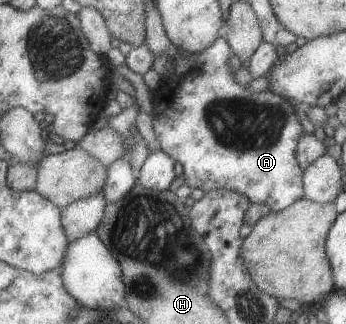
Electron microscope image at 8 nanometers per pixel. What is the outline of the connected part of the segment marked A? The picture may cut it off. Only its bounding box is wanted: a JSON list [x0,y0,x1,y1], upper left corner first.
[152,35,303,212]

